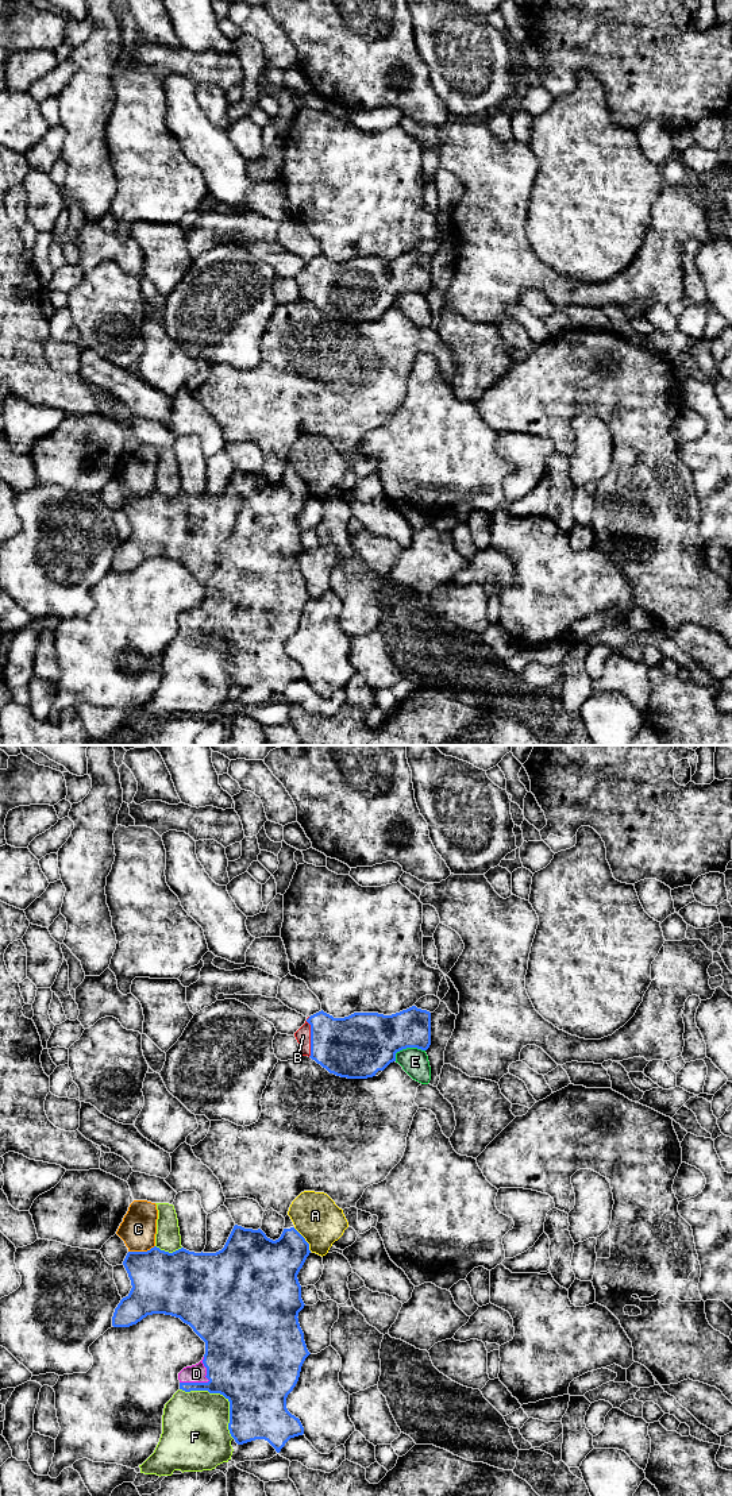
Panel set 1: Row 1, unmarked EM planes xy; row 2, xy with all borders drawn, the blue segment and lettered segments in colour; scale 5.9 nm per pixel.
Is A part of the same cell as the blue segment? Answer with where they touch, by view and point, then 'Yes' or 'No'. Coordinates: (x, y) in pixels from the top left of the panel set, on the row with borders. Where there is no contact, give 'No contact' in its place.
Touches blue at xy (304, 1240). No

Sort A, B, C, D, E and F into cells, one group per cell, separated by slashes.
A / B D / C / E / F

